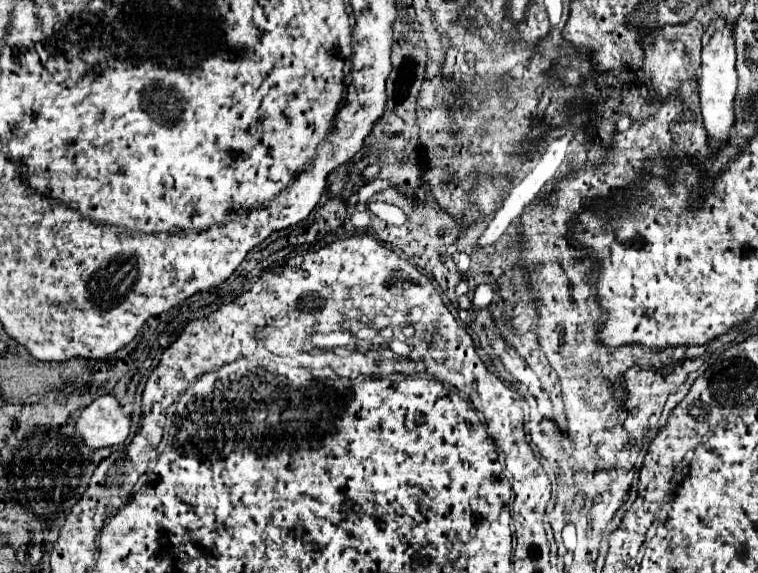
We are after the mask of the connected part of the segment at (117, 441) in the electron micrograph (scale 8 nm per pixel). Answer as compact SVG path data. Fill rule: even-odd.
M114 393L90 403L76 421L76 433L92 451L122 445L130 433L130 417L122 415L122 407Z

